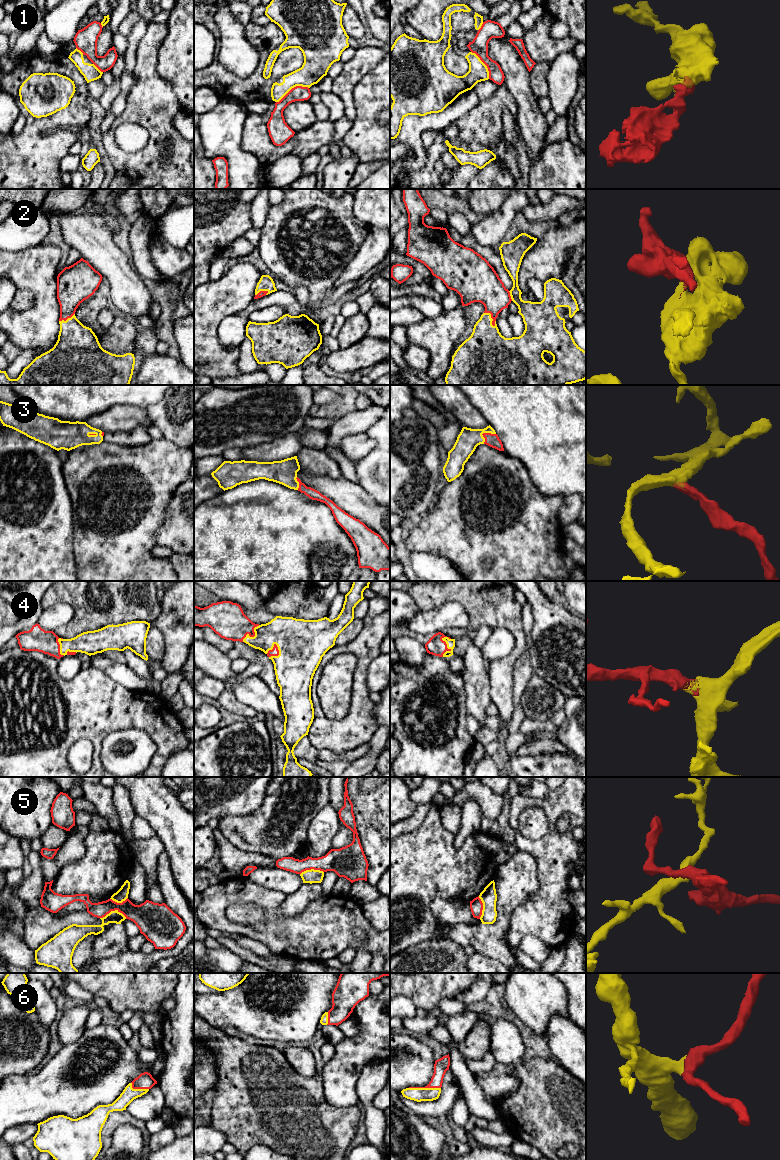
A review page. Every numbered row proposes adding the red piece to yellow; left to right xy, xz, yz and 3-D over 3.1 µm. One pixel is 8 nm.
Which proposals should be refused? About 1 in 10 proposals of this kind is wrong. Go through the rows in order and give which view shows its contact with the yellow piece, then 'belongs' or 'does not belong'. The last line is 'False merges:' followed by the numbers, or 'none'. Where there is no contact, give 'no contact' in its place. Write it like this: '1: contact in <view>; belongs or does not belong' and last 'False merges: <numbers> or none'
1: contact in xz; does not belong
2: contact in yz; belongs
3: contact in yz; belongs
4: contact in yz; belongs
5: contact in xy; does not belong
6: contact in yz; belongs
False merges: 1, 5

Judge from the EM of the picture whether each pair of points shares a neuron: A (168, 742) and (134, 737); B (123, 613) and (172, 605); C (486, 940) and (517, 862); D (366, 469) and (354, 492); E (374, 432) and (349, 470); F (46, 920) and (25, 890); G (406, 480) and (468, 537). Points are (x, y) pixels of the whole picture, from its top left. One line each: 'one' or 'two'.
A: two
B: two
C: one
D: two
E: two
F: two
G: two

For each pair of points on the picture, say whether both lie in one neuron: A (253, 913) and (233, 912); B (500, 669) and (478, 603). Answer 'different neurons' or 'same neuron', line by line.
A: same neuron
B: same neuron

